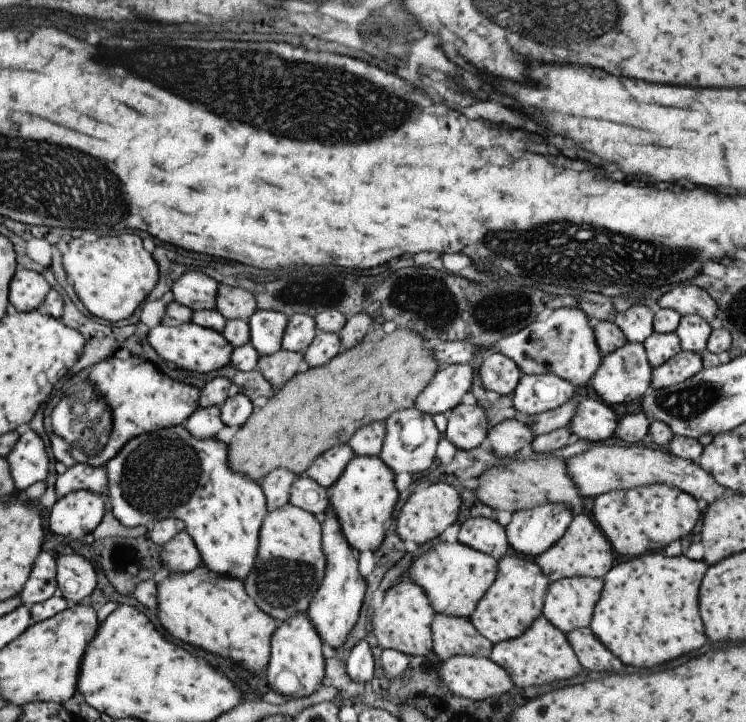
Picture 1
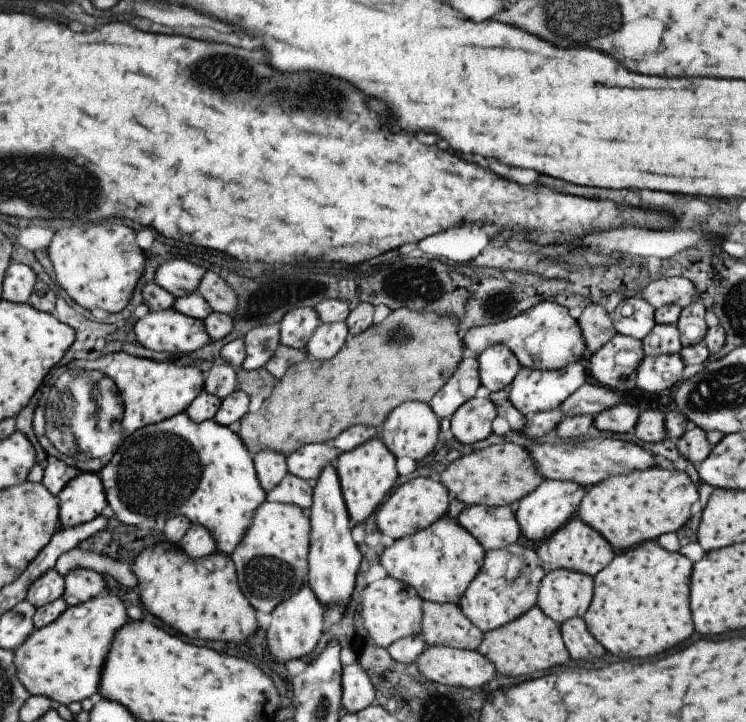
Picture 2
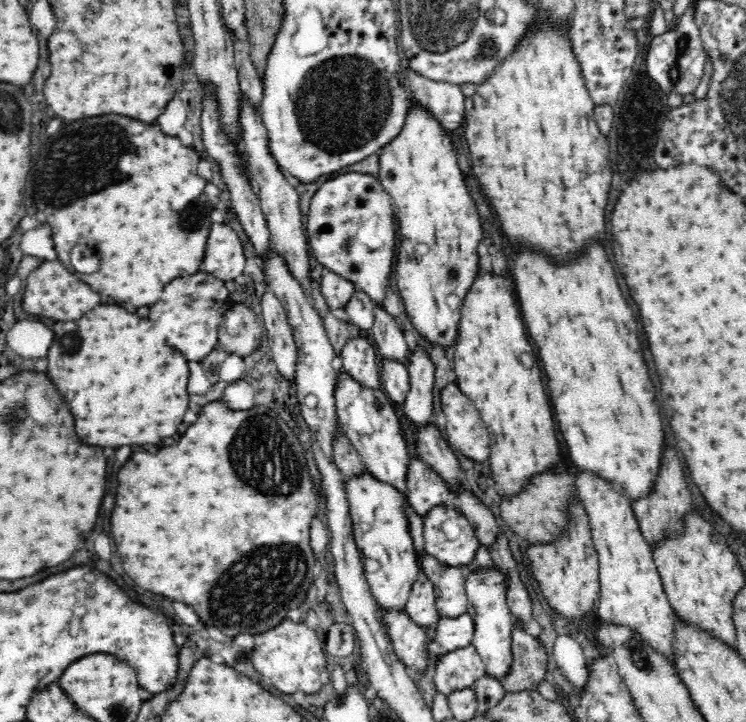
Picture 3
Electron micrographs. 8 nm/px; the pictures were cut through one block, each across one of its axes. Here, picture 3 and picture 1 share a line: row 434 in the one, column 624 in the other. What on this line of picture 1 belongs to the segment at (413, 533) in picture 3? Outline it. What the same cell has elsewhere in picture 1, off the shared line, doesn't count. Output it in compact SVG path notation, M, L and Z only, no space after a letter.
M626 341L621 348L605 354L601 358L601 362L599 362L597 370L593 372L589 383L591 390L609 407L612 407L613 404L627 404L627 402L643 397L650 390L651 370L642 344Z

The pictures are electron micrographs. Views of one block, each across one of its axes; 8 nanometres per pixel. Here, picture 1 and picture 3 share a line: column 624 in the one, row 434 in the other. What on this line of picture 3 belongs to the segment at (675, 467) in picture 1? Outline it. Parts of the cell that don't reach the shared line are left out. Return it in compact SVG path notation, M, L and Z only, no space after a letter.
M456 382L442 389L440 399L445 416L441 424L448 445L476 462L486 462L490 454L490 436L477 407Z

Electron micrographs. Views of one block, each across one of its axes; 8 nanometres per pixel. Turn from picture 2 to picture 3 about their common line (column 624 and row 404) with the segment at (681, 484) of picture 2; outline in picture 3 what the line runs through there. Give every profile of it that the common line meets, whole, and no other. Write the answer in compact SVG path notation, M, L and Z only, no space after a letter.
M480 273L464 299L458 334L453 344L456 384L477 407L482 422L489 431L490 454L487 462L496 493L501 496L501 500L519 495L534 475L550 473L560 463L560 446L554 430L553 408L548 394L544 392L537 351L534 351L534 346L531 346L532 342L526 334L516 300L512 290L506 287L504 277Z

